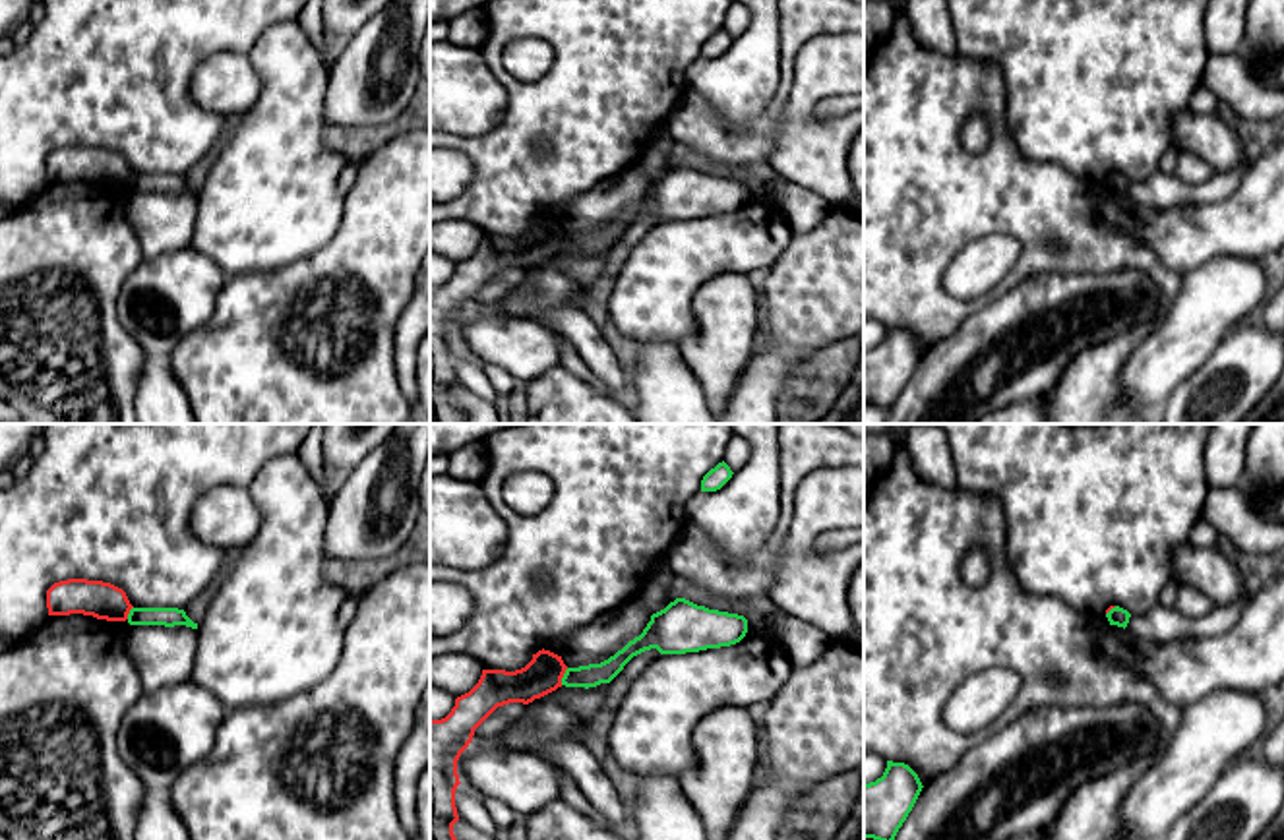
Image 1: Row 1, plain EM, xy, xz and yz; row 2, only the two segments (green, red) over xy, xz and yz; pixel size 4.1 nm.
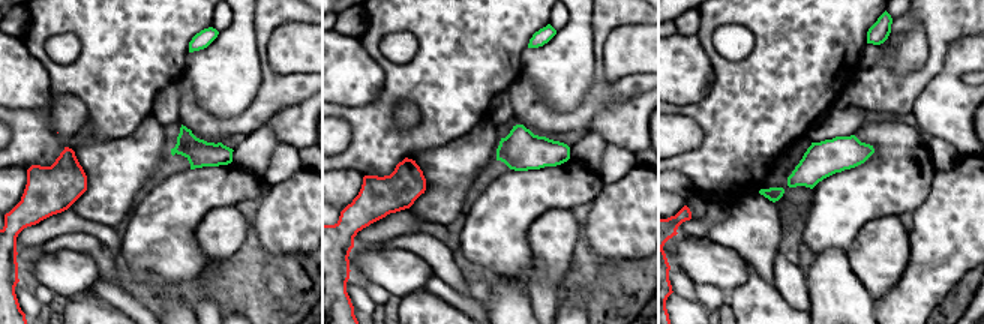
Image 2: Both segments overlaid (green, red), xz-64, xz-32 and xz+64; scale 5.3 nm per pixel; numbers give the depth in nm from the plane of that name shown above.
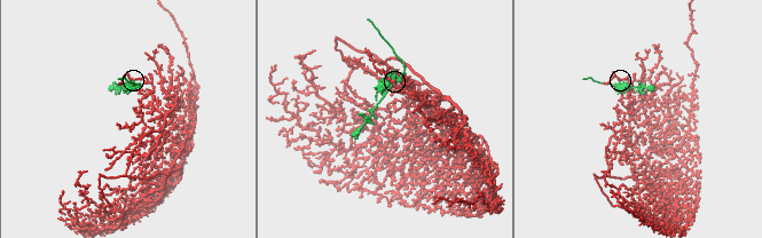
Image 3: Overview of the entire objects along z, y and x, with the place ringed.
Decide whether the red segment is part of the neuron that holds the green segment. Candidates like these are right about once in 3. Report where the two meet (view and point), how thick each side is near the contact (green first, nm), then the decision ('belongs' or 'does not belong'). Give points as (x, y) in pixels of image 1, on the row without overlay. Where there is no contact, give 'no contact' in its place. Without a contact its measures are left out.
contact xz (564, 242); calibres 100 and 160 nm; does not belong

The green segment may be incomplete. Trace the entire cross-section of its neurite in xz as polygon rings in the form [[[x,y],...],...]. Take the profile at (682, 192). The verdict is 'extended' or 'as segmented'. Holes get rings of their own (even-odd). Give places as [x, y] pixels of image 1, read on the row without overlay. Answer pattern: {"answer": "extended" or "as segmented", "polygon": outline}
{"answer": "as segmented", "polygon": [[[676,165],[651,182],[639,203],[600,230],[567,234],[562,252],[596,254],[610,250],[637,221],[657,215],[660,221],[686,221],[740,209],[748,199],[748,186],[738,180],[709,176],[686,165]]]}

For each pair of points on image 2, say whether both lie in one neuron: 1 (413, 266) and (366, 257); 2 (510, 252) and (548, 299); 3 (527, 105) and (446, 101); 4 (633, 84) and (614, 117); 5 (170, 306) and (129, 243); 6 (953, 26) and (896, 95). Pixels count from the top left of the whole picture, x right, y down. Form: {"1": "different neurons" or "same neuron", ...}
{"1": "same neuron", "2": "different neurons", "3": "different neurons", "4": "different neurons", "5": "different neurons", "6": "same neuron"}

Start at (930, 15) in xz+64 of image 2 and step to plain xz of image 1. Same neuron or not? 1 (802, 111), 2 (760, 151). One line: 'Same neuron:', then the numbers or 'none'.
Same neuron: 2

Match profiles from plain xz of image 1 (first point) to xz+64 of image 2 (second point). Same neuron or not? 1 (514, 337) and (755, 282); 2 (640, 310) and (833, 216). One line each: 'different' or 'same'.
1: different
2: same

